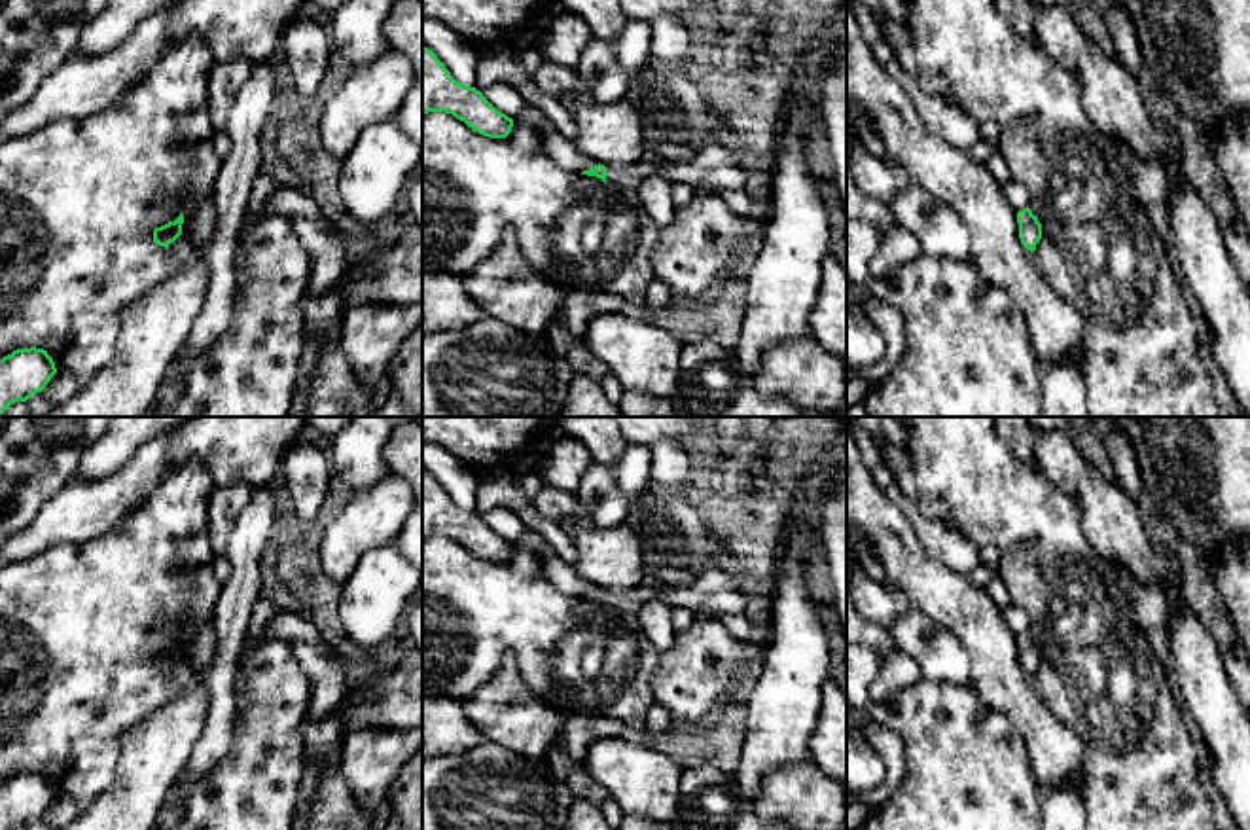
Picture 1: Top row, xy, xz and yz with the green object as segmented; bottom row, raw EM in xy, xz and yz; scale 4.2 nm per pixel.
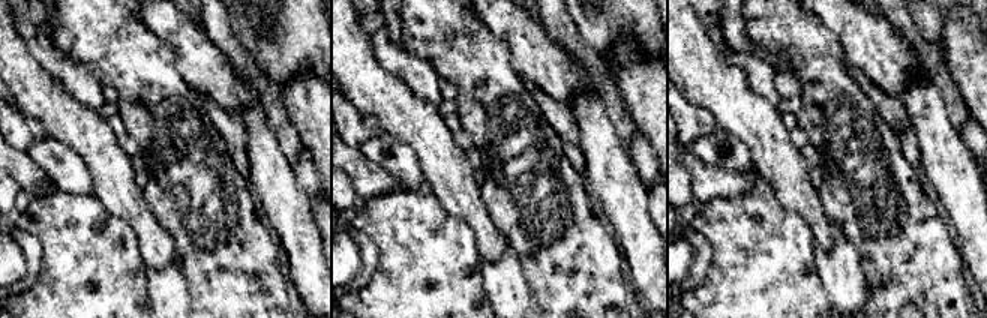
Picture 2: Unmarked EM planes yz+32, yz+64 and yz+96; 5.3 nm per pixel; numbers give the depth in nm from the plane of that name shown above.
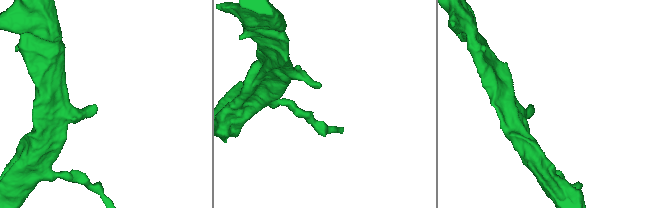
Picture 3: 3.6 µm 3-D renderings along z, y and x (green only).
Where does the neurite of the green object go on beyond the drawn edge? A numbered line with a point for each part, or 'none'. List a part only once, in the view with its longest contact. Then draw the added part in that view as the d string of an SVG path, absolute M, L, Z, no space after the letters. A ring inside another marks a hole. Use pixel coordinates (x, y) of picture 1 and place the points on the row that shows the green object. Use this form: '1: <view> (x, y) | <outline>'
1: xy (199, 220) | M212 197L197 201L191 208L182 210L182 214L184 214L182 233L188 239L205 246L216 224Z

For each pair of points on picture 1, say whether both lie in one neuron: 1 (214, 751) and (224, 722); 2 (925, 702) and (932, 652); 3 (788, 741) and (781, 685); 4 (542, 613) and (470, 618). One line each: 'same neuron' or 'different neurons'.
1: same neuron
2: different neurons
3: same neuron
4: same neuron

